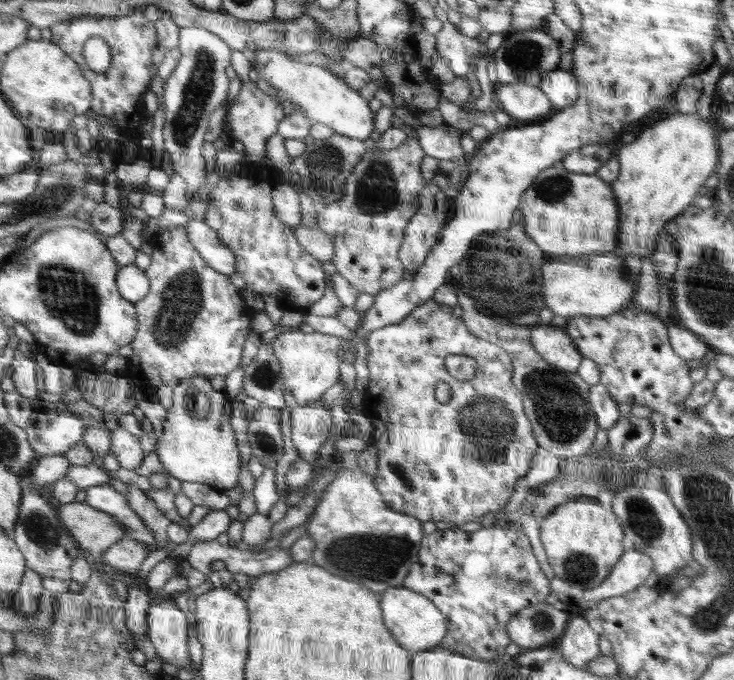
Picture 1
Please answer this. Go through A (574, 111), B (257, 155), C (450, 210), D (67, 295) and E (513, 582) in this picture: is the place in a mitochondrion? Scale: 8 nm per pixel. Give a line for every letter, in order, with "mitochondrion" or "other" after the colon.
A: other
B: other
C: other
D: mitochondrion
E: mitochondrion

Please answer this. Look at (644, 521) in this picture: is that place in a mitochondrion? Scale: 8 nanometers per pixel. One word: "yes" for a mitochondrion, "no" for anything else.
yes

